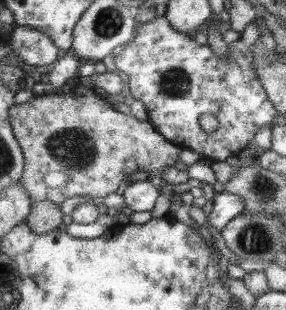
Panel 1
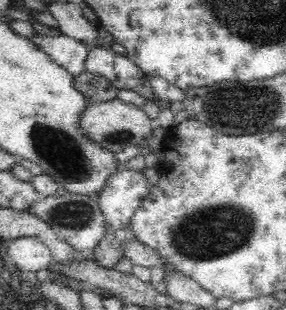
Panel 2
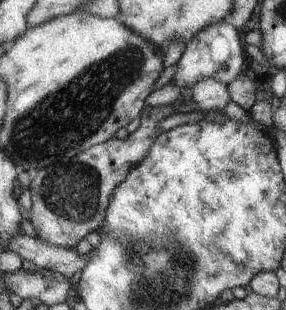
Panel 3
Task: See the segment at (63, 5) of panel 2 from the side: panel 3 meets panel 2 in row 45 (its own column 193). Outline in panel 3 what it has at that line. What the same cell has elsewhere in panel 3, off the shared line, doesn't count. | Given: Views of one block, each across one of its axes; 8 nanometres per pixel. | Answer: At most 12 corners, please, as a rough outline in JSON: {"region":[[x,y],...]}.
{"region":[[201,76],[193,100],[201,110],[233,102],[227,82]]}

